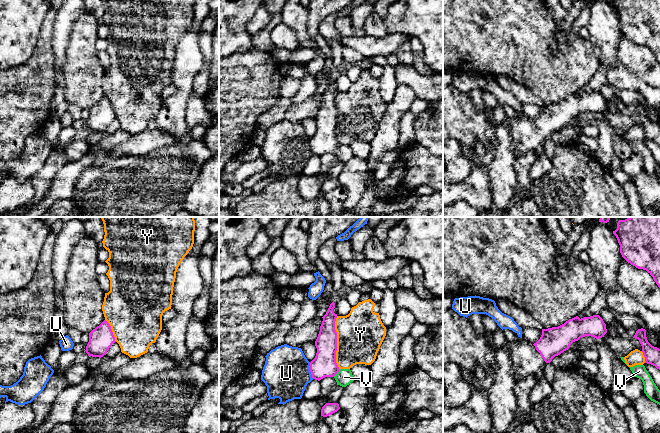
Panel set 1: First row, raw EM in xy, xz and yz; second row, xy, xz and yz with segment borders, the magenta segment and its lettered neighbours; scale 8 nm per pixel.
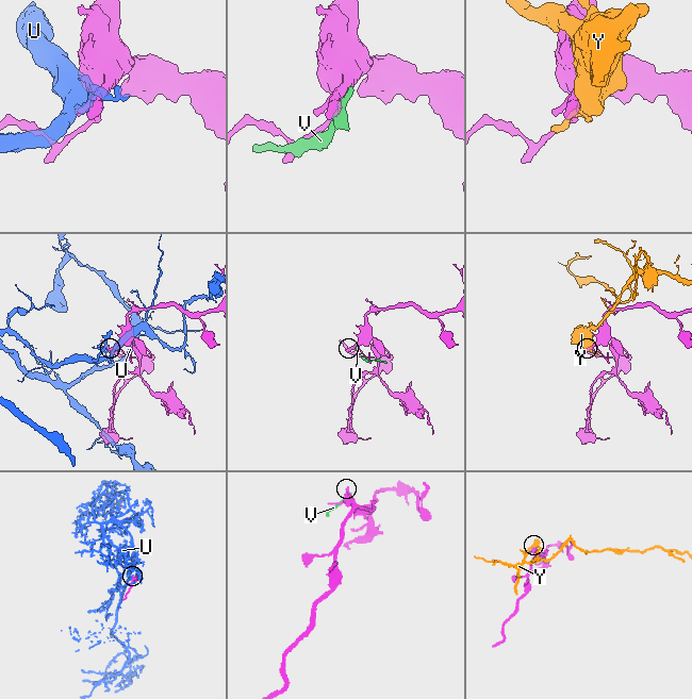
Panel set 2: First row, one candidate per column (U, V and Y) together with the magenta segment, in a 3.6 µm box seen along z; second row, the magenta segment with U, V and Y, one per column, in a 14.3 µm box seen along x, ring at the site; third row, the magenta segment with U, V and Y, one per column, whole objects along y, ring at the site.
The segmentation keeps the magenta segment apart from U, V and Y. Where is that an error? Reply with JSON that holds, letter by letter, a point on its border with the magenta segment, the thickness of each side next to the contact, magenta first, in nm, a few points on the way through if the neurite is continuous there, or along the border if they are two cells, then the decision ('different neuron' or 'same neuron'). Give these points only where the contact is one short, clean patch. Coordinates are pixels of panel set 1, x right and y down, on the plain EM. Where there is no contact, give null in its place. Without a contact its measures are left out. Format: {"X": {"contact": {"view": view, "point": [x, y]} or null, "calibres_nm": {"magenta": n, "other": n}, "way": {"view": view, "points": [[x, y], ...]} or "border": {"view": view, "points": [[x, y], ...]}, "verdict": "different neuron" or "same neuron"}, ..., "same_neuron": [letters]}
{"U": {"contact": {"view": "xz", "point": [310, 146]}, "calibres_nm": {"magenta": 190, "other": 380}, "verdict": "different neuron"}, "V": {"contact": {"view": "xz", "point": [336, 149]}, "calibres_nm": {"magenta": 190, "other": 140}, "verdict": "different neuron"}, "Y": {"contact": {"view": "xz", "point": [336, 119]}, "calibres_nm": {"magenta": 190, "other": 380}, "verdict": "different neuron"}, "same_neuron": []}

